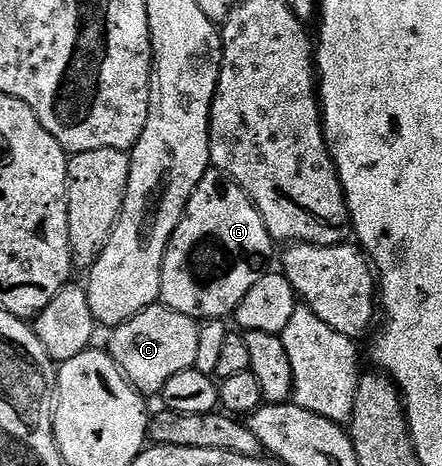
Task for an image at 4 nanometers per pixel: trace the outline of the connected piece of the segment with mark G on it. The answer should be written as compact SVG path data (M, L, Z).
M210 169L193 190L185 215L165 250L160 302L173 311L198 321L232 316L243 297L247 297L247 293L255 289L255 281L259 281L268 268L265 266L273 255L273 247L275 248L275 241L269 236L267 225L257 212L257 206L250 201L249 194L223 172Z

